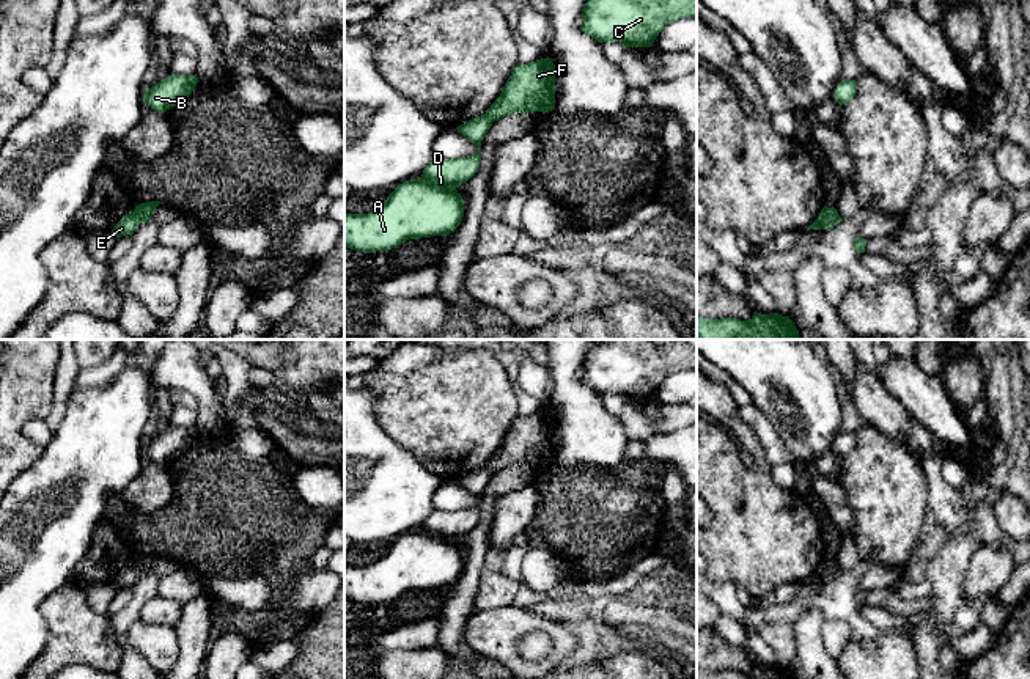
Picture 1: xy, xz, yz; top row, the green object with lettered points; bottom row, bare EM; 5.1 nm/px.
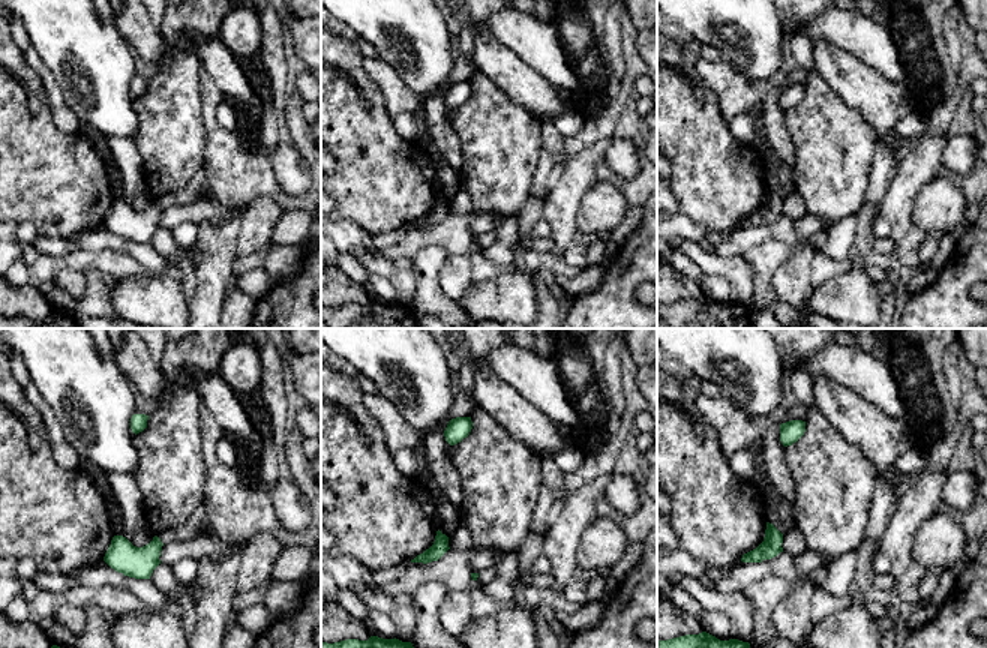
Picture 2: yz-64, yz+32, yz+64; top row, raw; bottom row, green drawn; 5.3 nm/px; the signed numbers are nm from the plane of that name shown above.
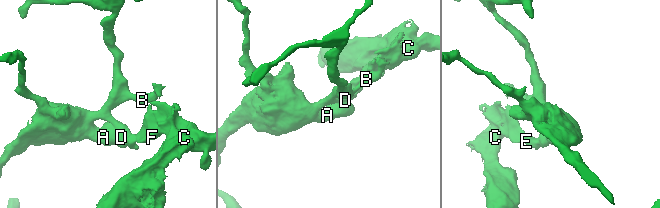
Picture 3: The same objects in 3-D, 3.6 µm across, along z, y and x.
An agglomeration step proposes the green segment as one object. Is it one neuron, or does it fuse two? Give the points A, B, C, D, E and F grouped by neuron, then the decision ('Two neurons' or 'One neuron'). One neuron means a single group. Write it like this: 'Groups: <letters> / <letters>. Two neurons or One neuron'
Groups: A B D E / C F. Two neurons

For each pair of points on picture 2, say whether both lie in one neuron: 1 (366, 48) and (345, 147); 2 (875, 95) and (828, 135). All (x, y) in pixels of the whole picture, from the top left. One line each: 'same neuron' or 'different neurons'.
1: different neurons
2: different neurons

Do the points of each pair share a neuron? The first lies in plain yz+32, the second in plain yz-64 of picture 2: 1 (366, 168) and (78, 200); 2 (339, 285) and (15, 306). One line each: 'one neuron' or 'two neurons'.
1: one neuron
2: one neuron

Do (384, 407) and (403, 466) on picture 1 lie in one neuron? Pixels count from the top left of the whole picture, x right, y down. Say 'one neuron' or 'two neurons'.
two neurons

